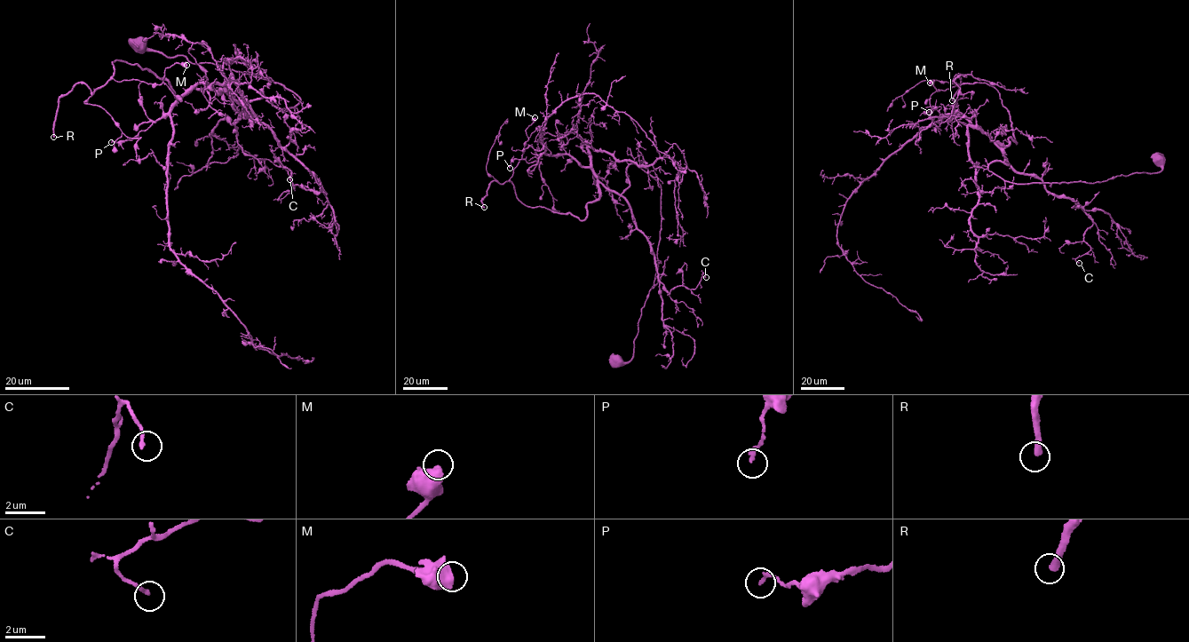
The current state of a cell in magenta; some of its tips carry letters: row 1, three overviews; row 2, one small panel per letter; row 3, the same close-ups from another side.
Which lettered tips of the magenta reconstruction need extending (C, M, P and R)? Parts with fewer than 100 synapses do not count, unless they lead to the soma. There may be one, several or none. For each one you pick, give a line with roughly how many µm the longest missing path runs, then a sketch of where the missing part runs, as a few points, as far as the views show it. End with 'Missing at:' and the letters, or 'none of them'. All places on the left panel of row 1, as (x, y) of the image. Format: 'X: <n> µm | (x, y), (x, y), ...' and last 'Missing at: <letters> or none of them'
R: 100 µm | (53, 137), (60, 173), (51, 187), (35, 176), (38, 166), (37, 190), (54, 199), (74, 250), (103, 283)
Missing at: R

